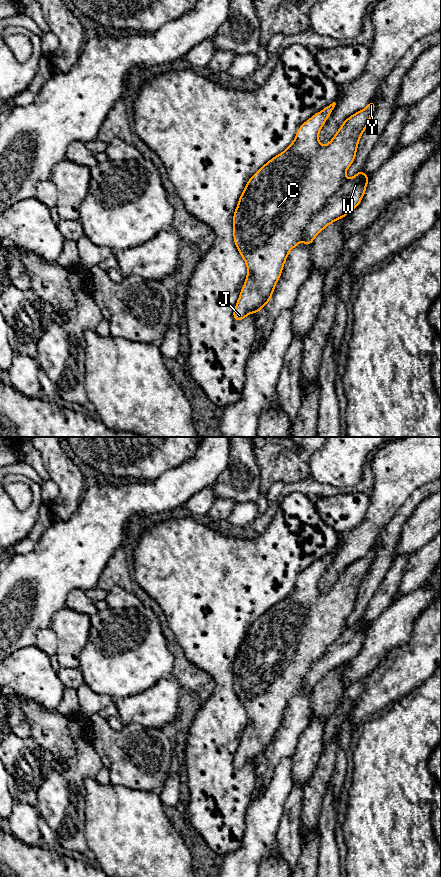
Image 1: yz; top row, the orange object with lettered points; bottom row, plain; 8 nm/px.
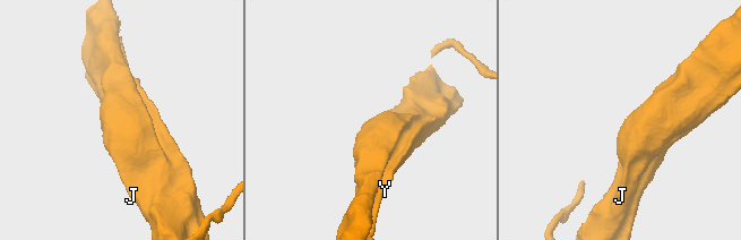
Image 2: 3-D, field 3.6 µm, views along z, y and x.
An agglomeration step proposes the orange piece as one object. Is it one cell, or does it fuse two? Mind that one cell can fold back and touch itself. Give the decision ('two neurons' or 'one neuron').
two neurons

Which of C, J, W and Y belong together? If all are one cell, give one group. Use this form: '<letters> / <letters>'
C J Y / W

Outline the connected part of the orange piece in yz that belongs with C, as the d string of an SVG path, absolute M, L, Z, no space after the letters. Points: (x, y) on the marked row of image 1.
M372 100L365 109L348 117L332 140L327 145L321 145L319 132L335 105L333 102L304 122L288 148L269 160L249 179L239 198L233 215L233 237L240 255L246 262L247 276L233 311L236 321L242 321L251 313L258 313L270 301L288 254L300 242L301 235L311 219L346 181L346 171L355 160L360 137L369 124L376 104Z

